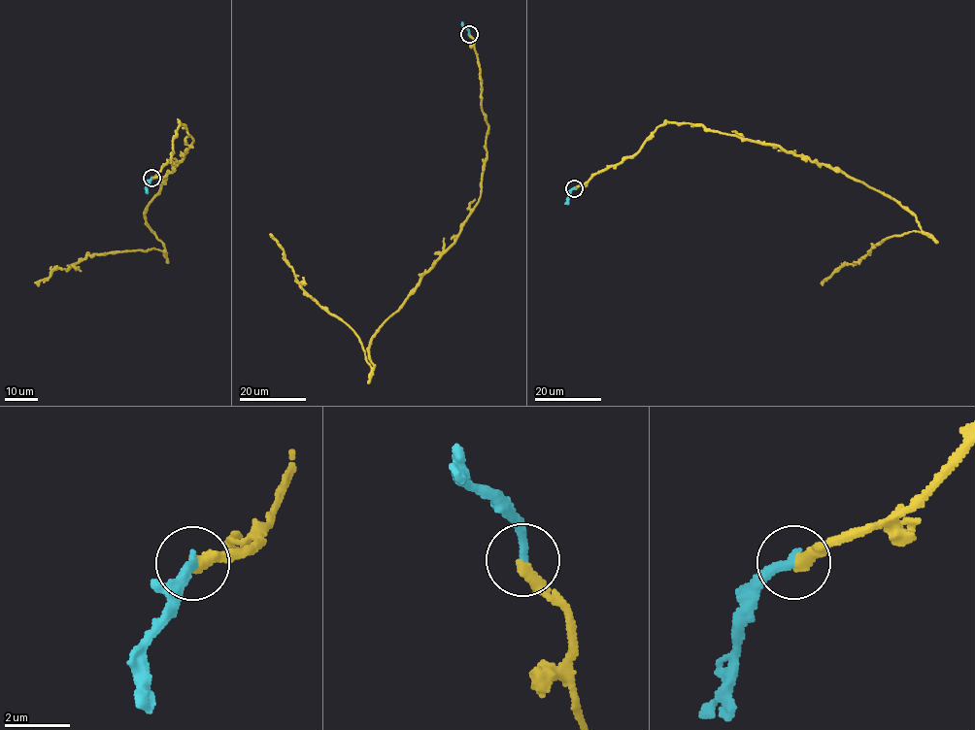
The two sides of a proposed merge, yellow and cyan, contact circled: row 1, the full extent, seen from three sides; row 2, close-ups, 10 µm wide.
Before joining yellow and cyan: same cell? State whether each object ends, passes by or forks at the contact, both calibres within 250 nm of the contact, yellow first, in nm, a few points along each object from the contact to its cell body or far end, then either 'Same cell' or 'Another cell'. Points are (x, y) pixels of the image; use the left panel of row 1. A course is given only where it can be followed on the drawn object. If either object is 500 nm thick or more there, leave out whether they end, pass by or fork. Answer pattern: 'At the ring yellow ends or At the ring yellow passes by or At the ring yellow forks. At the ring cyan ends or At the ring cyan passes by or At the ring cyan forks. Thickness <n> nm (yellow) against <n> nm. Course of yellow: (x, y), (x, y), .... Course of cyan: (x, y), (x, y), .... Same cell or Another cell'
At the ring yellow ends. At the ring cyan ends. Thickness 400 nm (yellow) against 300 nm. Course of yellow: (151, 178), (171, 158), (178, 121), (184, 124), (194, 141), (145, 214), (165, 248), (87, 255), (34, 282). Course of cyan: (151, 178), (146, 192). Same cell

